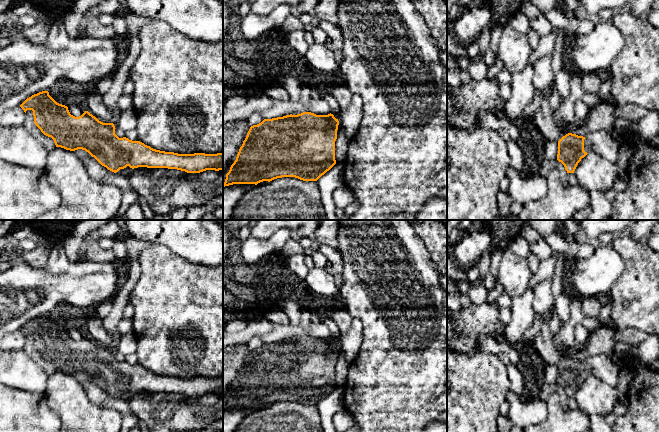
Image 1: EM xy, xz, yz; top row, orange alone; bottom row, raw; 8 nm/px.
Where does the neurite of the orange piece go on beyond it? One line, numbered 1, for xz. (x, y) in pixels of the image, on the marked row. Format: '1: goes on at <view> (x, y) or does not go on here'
1: does not go on here

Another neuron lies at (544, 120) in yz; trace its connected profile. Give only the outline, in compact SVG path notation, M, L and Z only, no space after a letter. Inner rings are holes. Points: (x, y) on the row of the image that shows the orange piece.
M542 100L541 109L536 113L534 122L546 141L559 141L568 133L583 136L590 132L585 122L576 124L572 129L559 128L554 124L554 112L546 100Z

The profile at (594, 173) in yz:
M591 151L578 163L574 174L581 189L606 192L612 189L619 171L615 163Z

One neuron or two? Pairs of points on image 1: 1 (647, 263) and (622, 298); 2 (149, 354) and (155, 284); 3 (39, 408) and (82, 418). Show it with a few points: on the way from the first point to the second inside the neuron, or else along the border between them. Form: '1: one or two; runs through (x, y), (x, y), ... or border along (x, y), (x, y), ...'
1: one; runs through (647, 272), (631, 289)
2: one; runs through (151, 337), (155, 333), (155, 301)
3: two; border along (44, 395), (48, 406), (61, 421)

